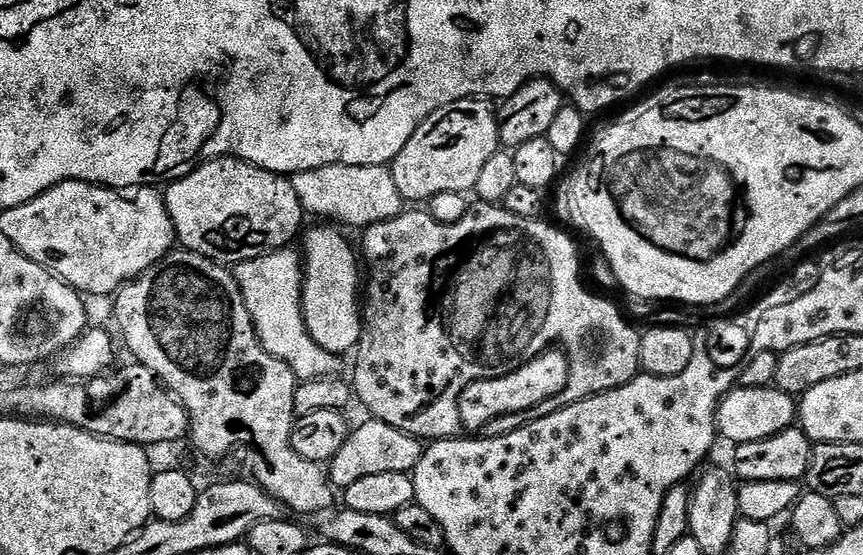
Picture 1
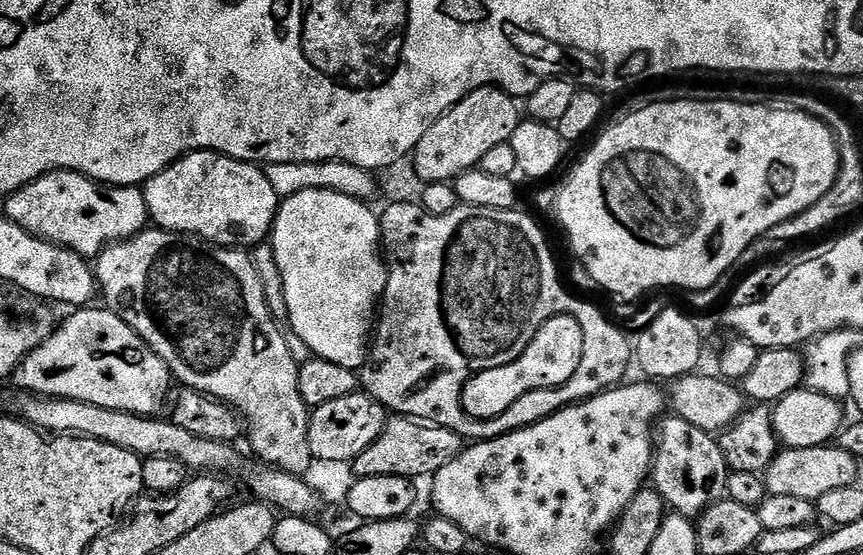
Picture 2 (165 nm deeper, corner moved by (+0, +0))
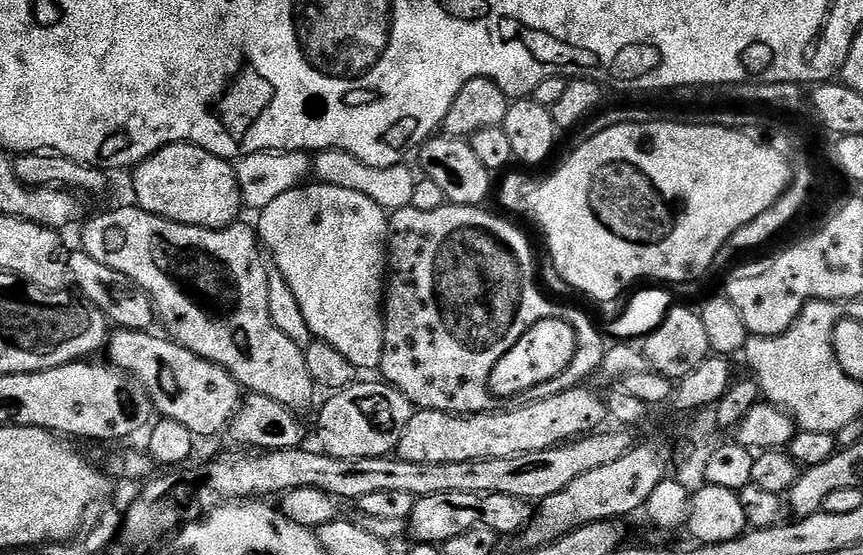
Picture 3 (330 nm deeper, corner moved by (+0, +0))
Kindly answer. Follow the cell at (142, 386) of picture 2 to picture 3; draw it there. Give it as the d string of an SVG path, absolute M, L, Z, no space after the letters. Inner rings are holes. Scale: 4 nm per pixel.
M113 331L106 341L111 367L137 380L163 419L182 422L196 438L221 435L242 403L240 383L222 366L186 350L175 340L152 335L151 331Z

